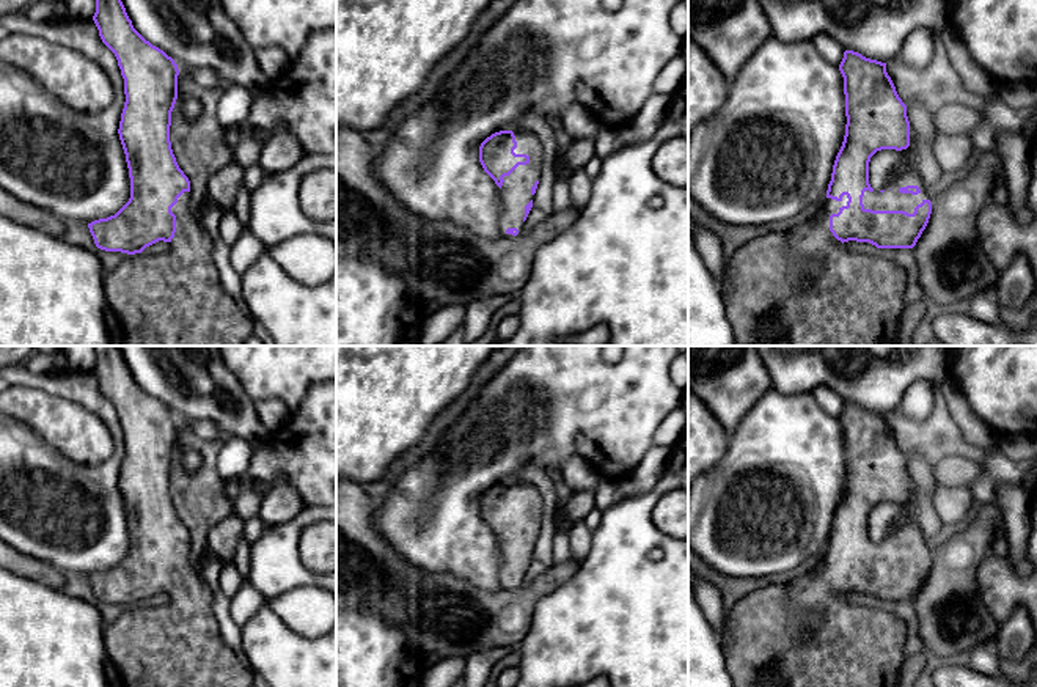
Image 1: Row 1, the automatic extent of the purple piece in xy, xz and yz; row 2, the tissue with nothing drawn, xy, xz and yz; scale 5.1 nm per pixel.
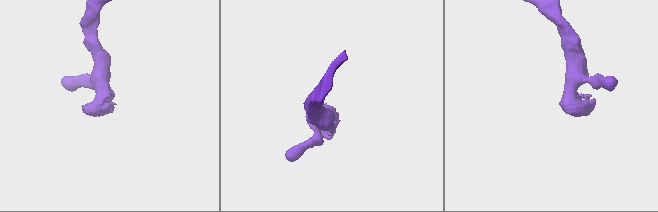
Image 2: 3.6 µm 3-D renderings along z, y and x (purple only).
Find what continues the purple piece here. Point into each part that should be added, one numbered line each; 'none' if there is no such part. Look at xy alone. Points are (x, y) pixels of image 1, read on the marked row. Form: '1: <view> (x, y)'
1: xy (173, 299)

